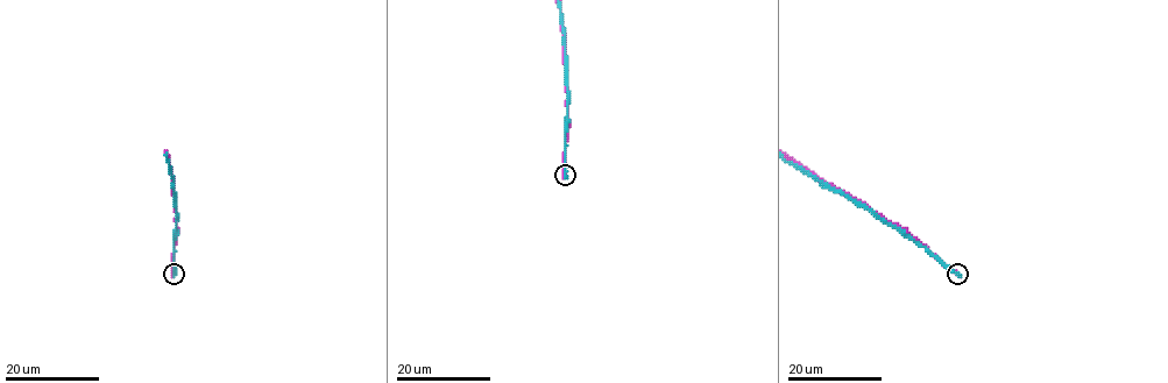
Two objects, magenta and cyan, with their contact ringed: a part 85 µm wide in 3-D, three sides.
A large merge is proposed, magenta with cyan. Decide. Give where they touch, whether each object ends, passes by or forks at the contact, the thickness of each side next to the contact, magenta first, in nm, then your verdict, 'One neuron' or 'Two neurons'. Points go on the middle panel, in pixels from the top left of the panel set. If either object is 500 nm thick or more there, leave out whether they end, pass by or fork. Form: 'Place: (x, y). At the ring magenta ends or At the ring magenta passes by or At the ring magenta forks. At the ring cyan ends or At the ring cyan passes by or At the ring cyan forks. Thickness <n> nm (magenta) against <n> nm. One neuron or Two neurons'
Place: (565, 175). At the ring magenta ends. At the ring cyan ends. Thickness 360 nm (magenta) against 480 nm. Two neurons

